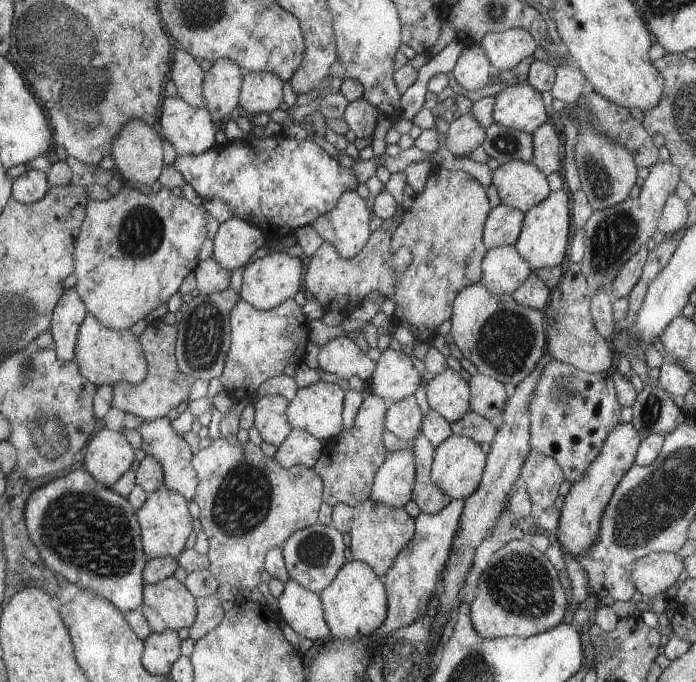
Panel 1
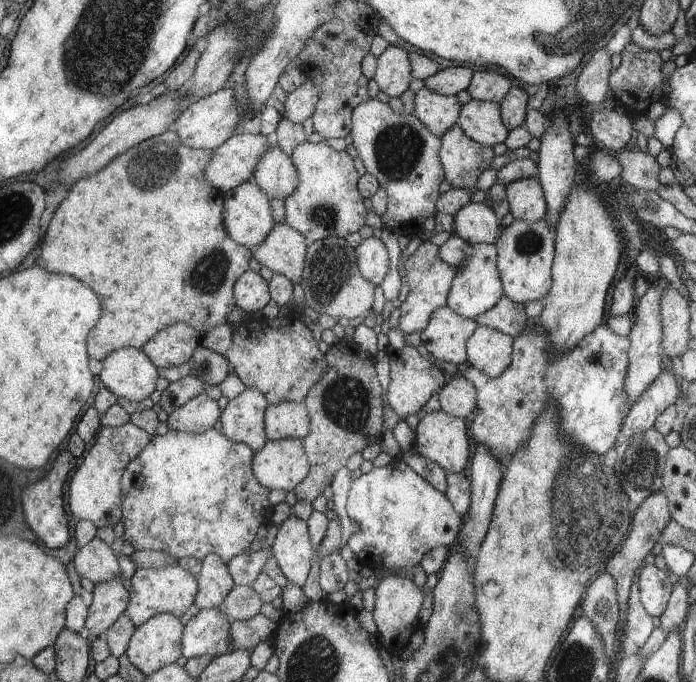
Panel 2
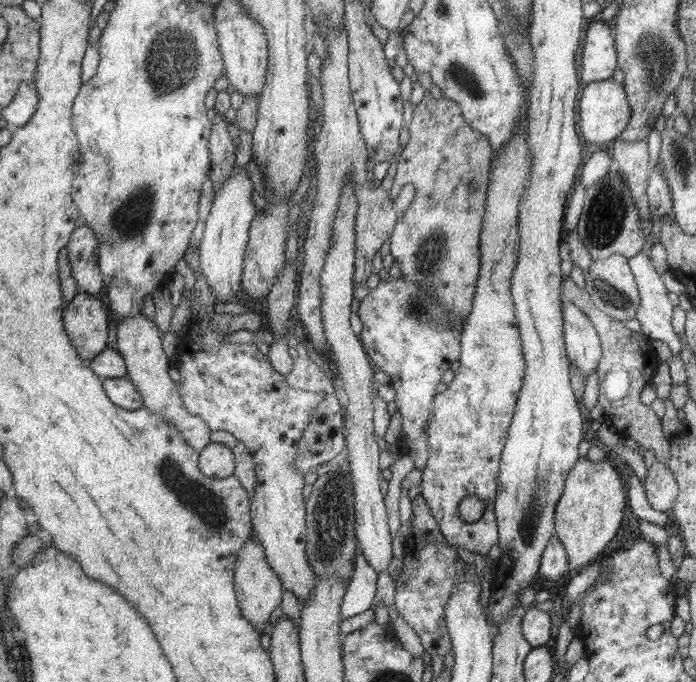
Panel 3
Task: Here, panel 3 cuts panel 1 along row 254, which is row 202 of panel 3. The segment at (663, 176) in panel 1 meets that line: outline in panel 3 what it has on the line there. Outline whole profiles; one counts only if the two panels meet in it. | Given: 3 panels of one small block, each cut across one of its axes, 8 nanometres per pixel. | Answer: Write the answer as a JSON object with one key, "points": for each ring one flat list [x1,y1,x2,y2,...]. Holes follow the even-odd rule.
{"points":[[615,165,601,180,585,189,584,208,577,227,582,244,593,260,604,260,615,254,631,259,643,252,646,242,646,236,643,236,643,218,639,214,631,188,628,188]]}

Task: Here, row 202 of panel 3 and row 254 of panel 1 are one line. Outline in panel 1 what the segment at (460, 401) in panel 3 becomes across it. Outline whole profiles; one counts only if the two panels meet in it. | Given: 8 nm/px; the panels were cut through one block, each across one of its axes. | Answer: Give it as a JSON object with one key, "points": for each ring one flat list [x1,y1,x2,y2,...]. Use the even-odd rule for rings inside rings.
{"points":[[515,245,490,249,483,259,482,269,480,283,496,295,511,295,523,286,533,272,518,254]]}

